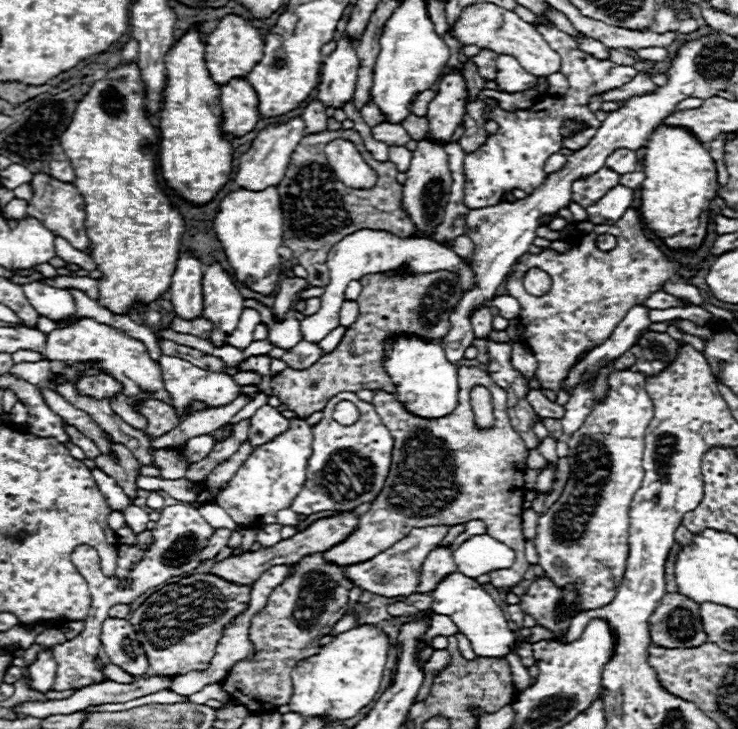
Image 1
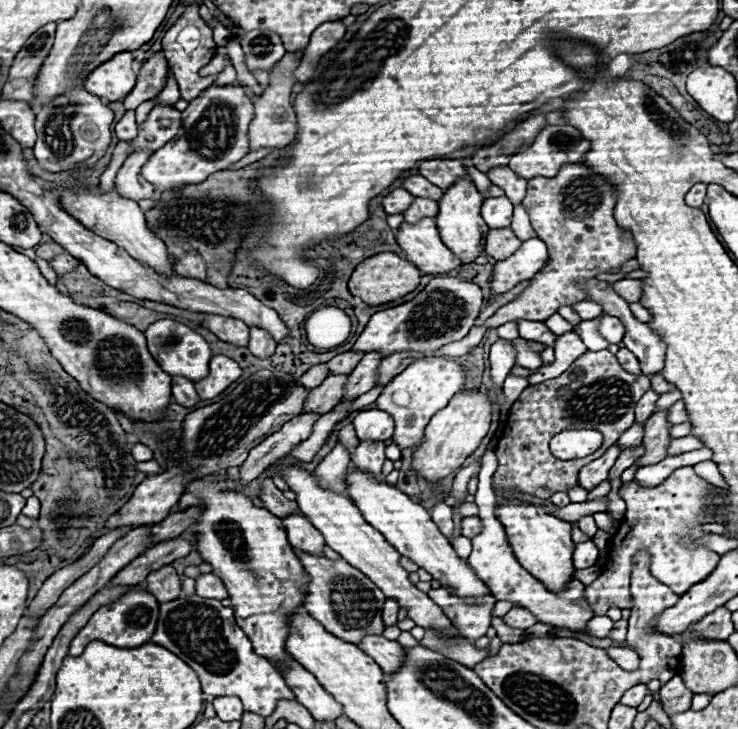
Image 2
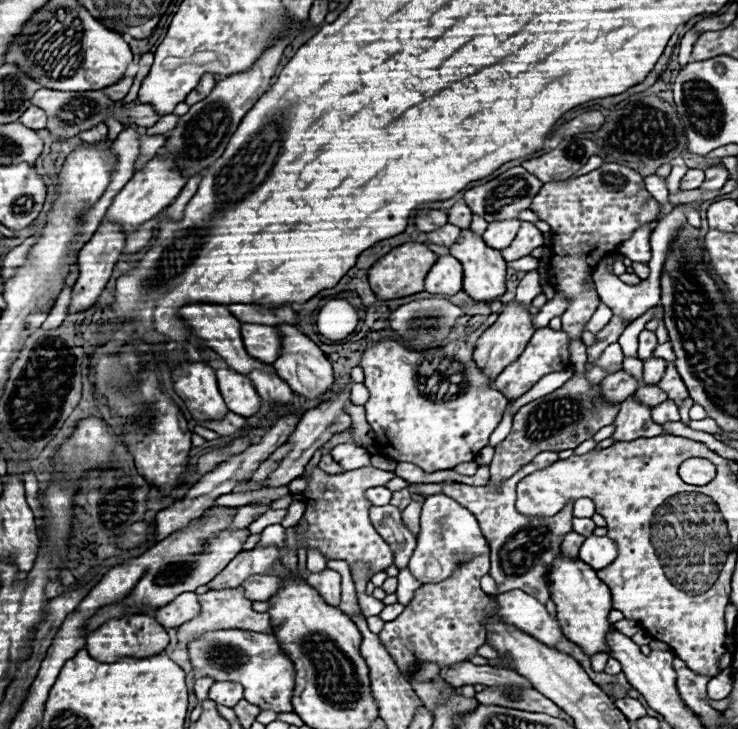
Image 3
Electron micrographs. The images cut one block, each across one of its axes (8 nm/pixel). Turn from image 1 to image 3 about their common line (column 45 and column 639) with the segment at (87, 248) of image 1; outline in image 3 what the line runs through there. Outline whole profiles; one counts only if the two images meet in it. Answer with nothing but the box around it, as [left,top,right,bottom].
[530,162,662,374]

